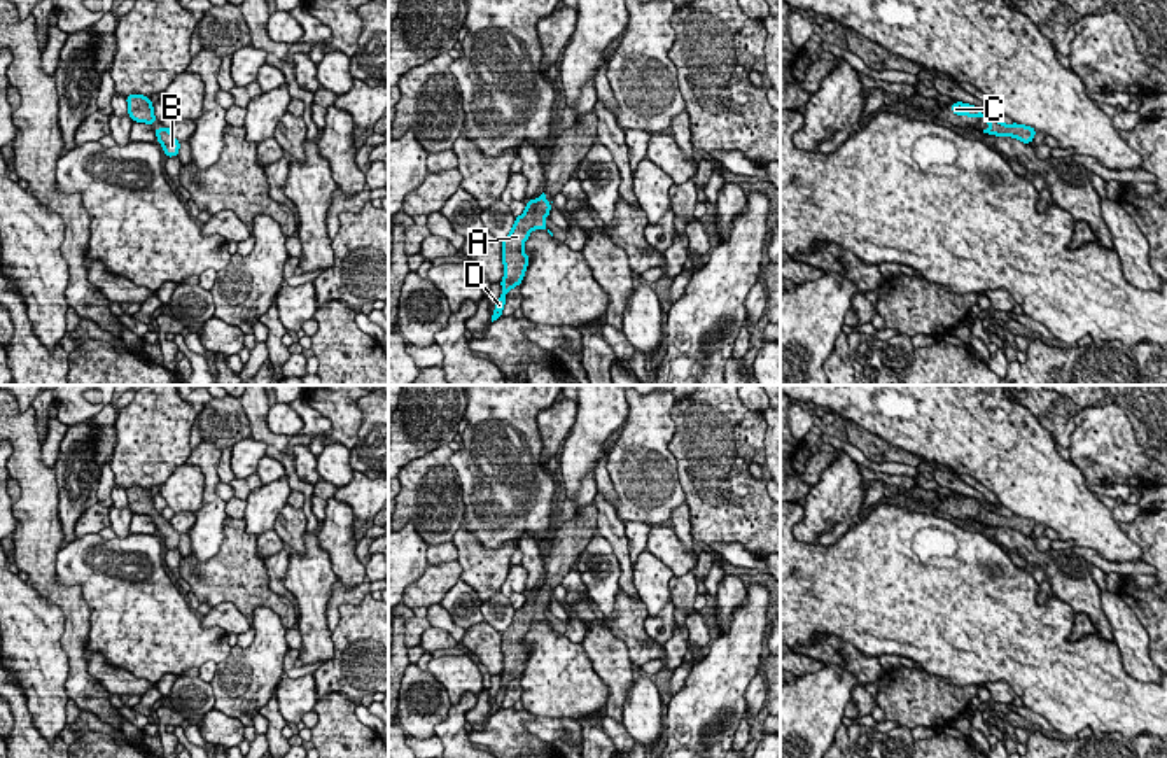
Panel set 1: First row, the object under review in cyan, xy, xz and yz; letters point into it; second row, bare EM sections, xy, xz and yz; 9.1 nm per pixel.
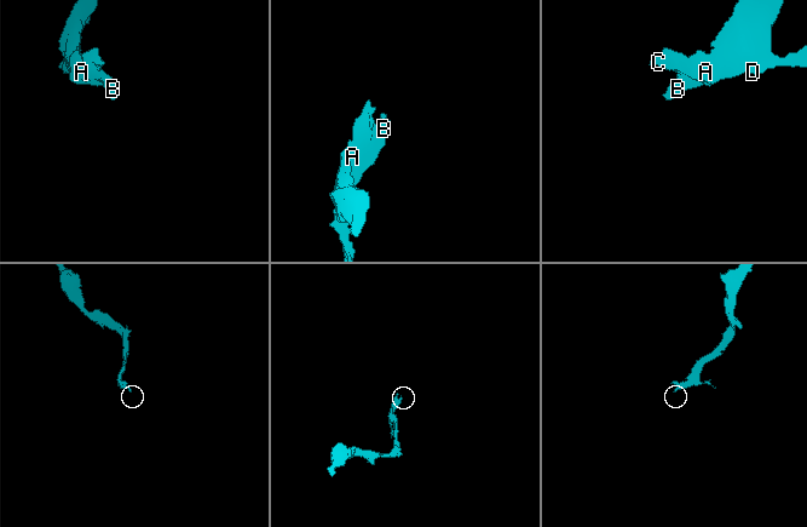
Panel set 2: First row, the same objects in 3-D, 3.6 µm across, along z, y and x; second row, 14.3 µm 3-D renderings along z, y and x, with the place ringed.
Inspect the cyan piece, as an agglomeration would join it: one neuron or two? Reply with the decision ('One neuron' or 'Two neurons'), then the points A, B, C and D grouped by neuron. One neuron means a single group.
One neuron. Groups: A B C D

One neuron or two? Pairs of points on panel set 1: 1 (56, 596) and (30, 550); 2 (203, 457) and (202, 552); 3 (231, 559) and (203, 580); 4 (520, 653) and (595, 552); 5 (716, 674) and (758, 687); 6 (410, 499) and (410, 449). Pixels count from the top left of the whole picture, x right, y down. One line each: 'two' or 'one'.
1: one
2: one
3: one
4: two
5: two
6: two

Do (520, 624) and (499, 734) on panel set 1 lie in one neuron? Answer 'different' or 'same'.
different

